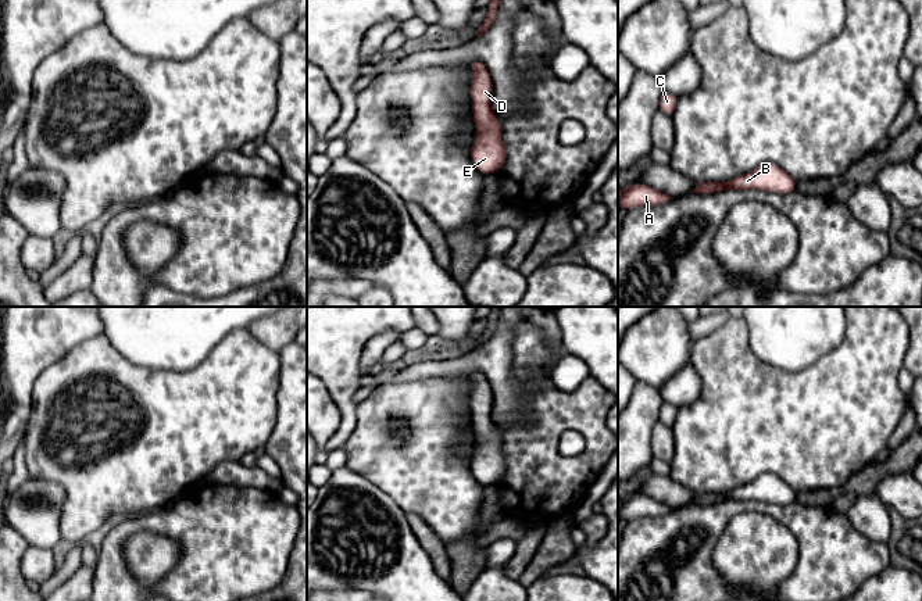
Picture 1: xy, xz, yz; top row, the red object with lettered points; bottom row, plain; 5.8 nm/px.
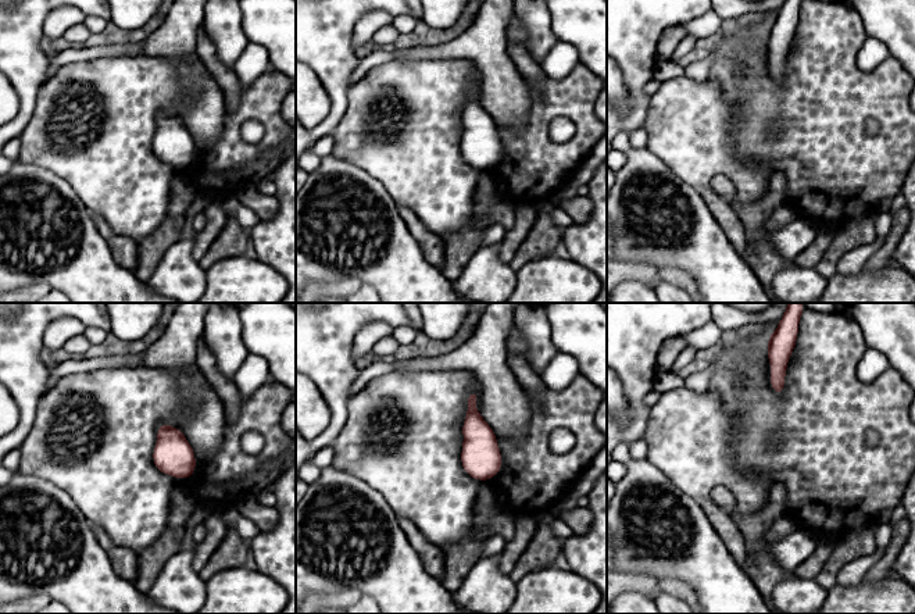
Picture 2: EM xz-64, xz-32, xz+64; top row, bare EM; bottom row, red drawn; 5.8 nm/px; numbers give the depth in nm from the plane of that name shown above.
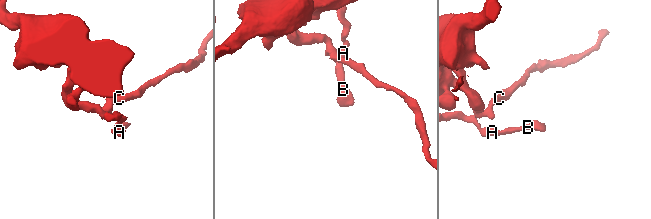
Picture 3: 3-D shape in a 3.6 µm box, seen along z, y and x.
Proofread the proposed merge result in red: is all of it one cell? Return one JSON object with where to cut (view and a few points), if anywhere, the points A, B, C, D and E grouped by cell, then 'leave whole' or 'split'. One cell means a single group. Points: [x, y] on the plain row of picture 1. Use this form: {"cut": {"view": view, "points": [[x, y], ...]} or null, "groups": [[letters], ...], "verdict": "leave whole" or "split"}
{"cut": null, "groups": [["A", "B", "C", "D", "E"]], "verdict": "leave whole"}

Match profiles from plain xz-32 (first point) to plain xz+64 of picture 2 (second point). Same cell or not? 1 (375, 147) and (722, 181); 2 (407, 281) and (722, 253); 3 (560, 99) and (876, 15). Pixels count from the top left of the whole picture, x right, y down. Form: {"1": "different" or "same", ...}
{"1": "different", "2": "same", "3": "different"}

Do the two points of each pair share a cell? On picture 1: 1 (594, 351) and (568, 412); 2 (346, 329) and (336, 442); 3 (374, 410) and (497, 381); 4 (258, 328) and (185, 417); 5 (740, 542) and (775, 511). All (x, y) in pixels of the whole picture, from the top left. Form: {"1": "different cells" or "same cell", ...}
{"1": "different cells", "2": "same cell", "3": "different cells", "4": "different cells", "5": "different cells"}

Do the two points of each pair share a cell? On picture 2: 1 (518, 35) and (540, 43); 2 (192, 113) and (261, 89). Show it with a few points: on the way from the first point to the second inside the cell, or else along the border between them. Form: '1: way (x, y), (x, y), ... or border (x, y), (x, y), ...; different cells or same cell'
1: border (515, 14), (526, 34), (528, 47); different cells
2: border (225, 107), (221, 134), (215, 139); different cells

